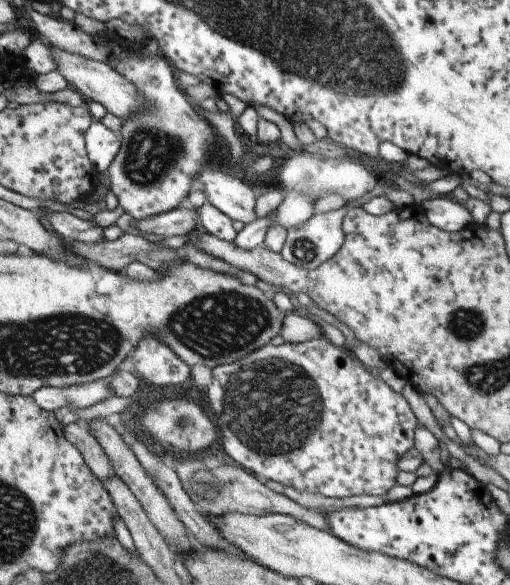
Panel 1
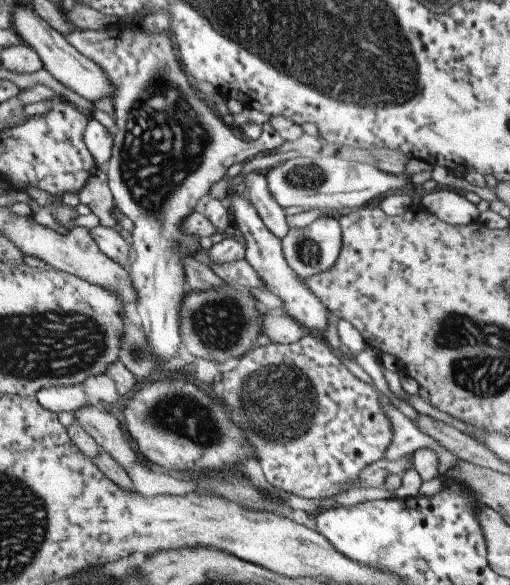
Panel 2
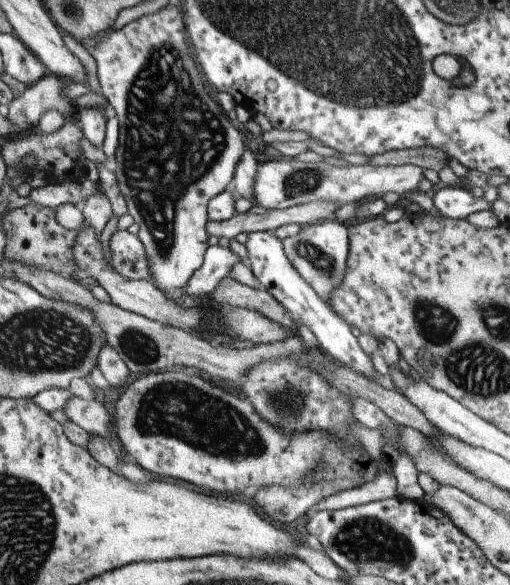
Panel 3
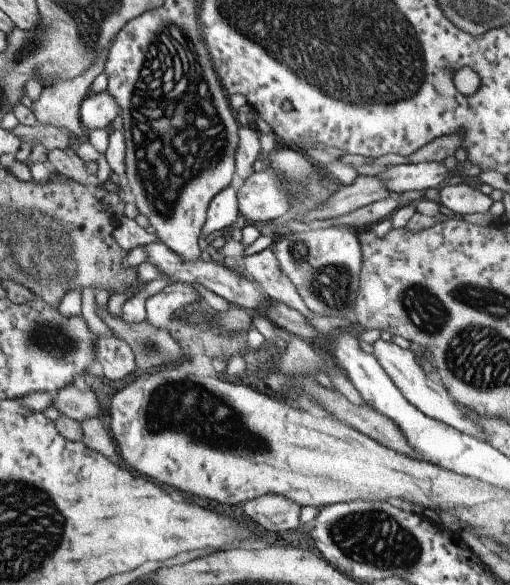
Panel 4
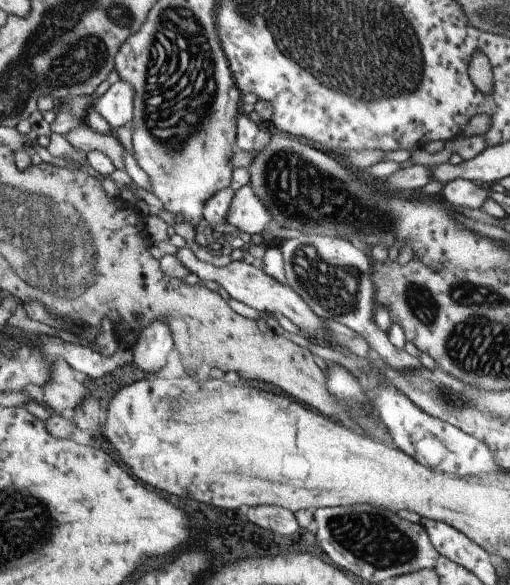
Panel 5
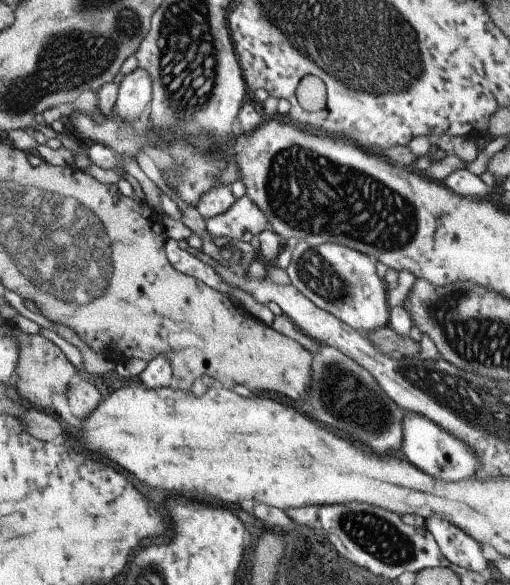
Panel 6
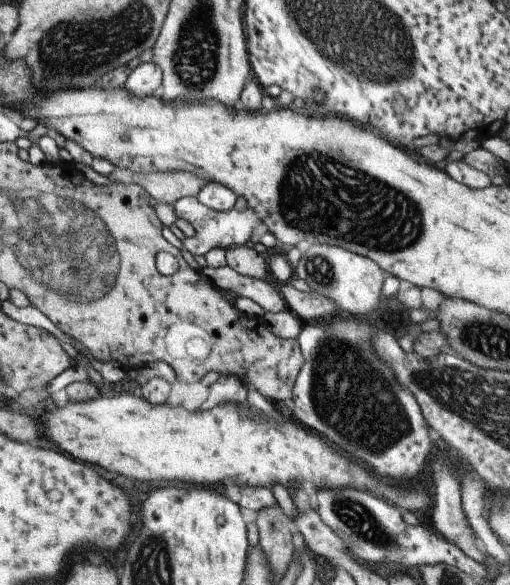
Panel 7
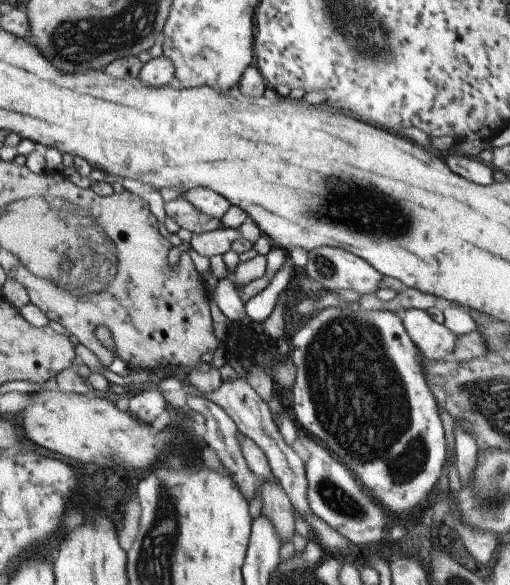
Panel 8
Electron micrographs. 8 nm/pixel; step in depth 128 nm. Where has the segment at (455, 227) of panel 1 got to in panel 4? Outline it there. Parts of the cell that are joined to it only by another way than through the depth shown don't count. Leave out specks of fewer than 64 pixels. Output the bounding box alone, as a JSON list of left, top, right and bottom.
[440,184,494,214]

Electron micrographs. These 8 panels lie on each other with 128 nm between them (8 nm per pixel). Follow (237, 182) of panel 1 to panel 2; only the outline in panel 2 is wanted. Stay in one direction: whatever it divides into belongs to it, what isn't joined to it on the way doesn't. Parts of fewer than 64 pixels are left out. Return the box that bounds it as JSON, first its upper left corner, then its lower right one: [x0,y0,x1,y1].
[230,188,330,332]

